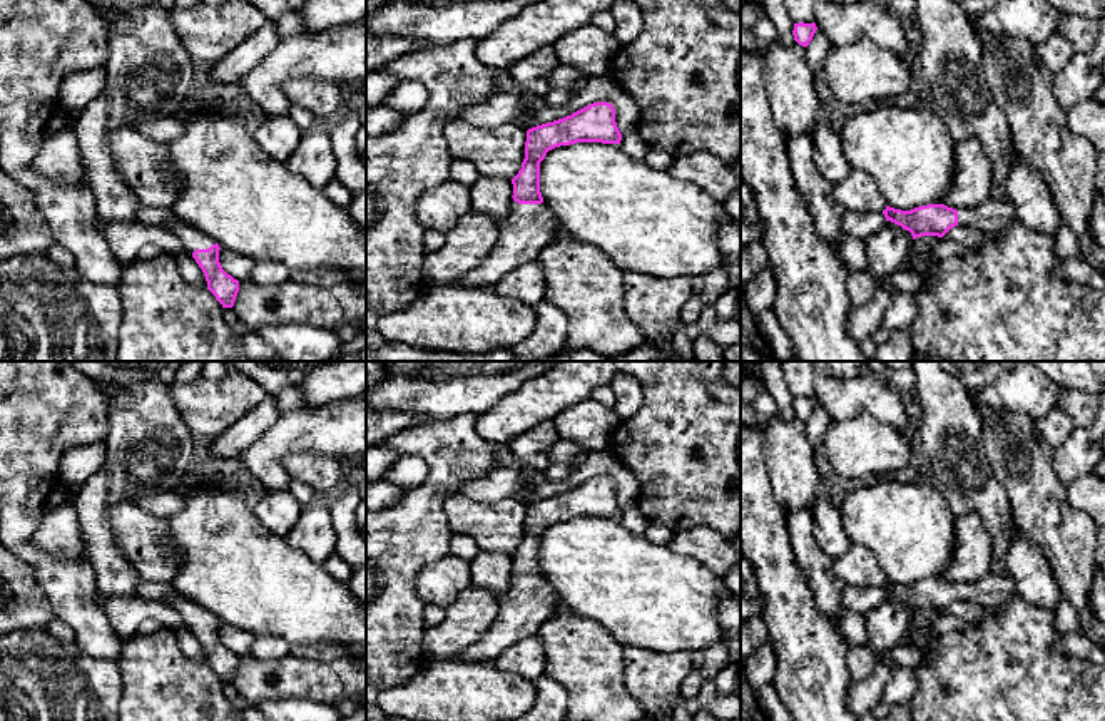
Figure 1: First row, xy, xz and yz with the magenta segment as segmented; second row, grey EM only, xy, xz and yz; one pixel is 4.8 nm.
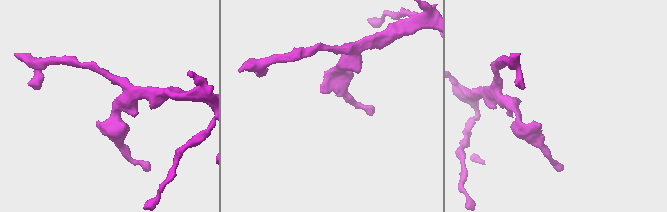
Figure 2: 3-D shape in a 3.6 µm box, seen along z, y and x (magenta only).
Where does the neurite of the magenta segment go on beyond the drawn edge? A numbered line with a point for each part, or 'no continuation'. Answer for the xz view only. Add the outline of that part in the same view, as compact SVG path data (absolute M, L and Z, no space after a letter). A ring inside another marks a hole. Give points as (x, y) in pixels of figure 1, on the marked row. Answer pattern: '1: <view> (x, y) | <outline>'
1: xz (529, 228) | M513 201L510 214L498 229L498 241L486 259L455 284L495 286L505 274L535 261L540 251L557 239L560 222L543 202L518 204Z

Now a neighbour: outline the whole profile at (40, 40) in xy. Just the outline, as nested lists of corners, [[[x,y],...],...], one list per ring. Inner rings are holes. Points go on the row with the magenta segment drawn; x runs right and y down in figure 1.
[[[0,0],[0,164],[20,186],[35,196],[55,243],[70,251],[77,271],[95,284],[117,286],[124,269],[97,228],[94,192],[85,184],[53,182],[42,176],[33,161],[42,147],[48,120],[59,110],[62,80],[77,70],[104,67],[109,57],[109,27],[97,7],[85,0]]]

